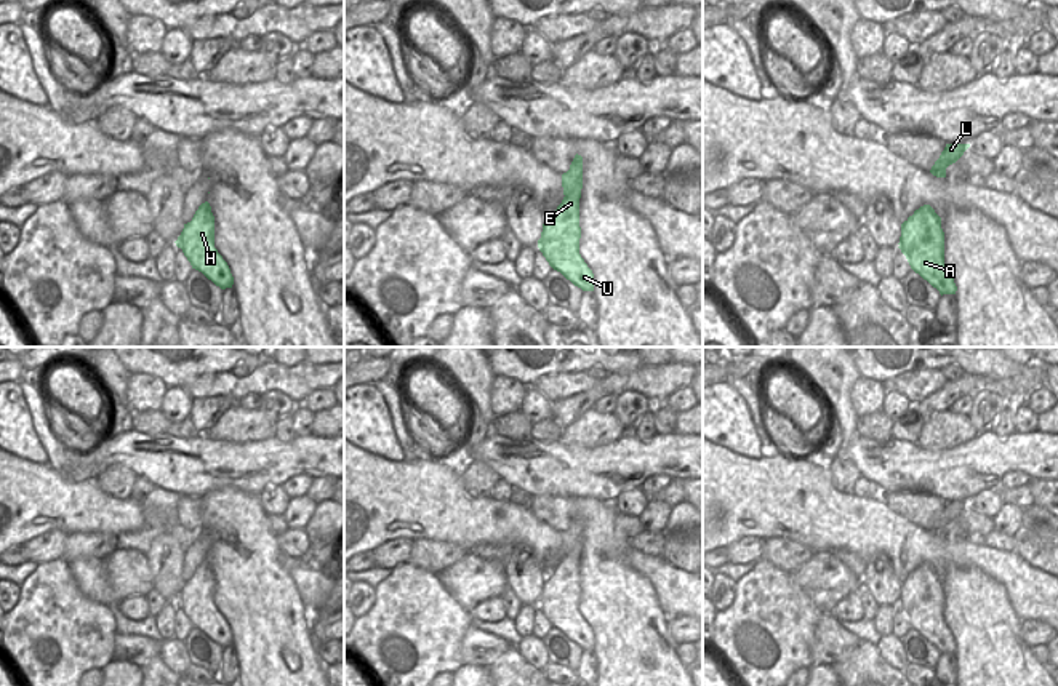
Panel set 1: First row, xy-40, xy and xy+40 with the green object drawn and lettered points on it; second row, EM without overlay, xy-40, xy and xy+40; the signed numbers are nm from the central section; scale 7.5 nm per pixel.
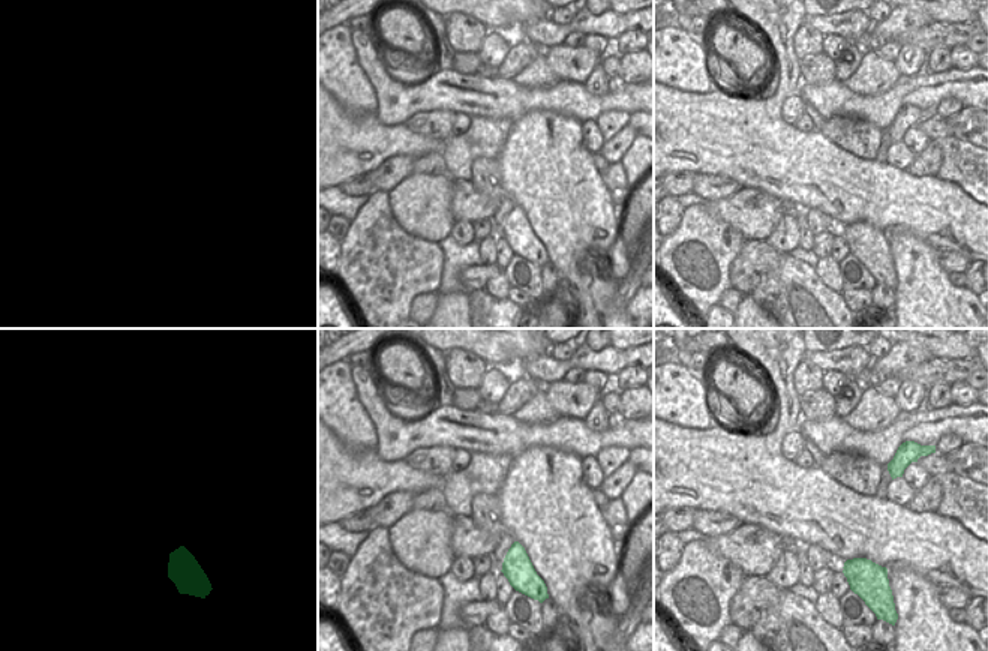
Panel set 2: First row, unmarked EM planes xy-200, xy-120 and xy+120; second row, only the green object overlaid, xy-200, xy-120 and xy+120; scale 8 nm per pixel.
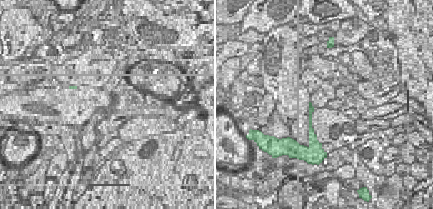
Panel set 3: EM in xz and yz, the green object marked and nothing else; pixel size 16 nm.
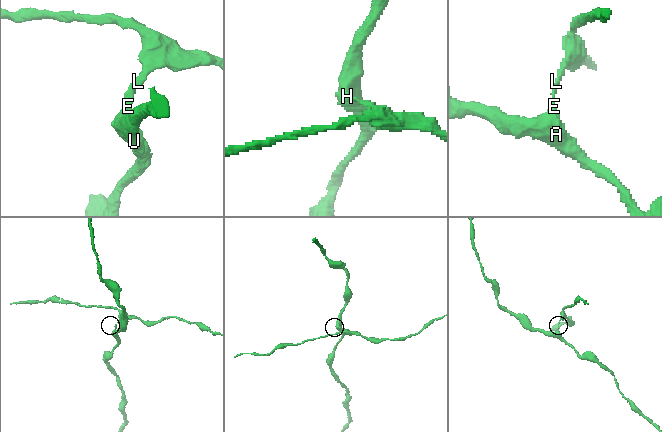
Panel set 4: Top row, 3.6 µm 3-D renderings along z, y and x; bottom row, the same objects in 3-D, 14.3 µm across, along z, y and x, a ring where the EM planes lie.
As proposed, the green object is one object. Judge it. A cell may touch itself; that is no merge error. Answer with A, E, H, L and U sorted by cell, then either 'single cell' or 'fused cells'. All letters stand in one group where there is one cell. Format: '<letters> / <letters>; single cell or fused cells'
A E H U / L; fused cells

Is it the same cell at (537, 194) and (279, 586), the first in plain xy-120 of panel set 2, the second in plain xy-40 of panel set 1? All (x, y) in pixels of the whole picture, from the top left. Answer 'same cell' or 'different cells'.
same cell

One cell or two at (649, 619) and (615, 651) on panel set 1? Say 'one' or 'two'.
one

